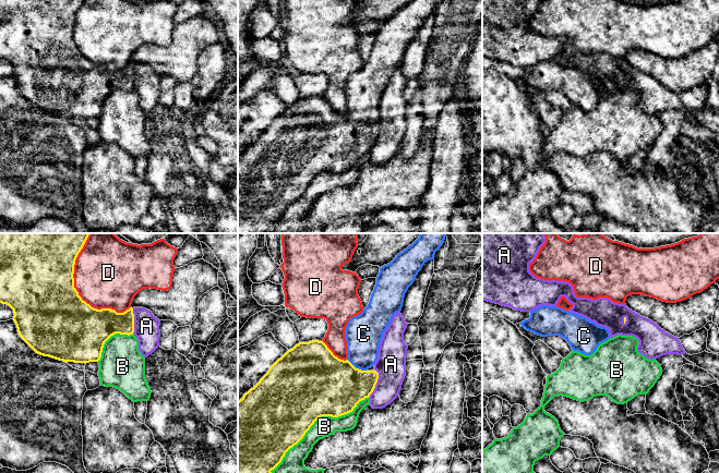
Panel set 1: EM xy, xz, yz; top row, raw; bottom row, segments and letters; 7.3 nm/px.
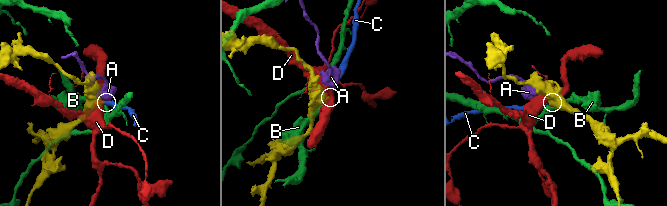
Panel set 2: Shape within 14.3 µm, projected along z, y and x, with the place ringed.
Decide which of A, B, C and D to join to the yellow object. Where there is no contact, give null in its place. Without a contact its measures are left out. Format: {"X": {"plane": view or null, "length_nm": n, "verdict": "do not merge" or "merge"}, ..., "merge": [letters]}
{"A": {"plane": "xz", "length_nm": 220, "verdict": "do not merge"}, "B": {"plane": "xz", "length_nm": 950, "verdict": "do not merge"}, "C": {"plane": "xz", "length_nm": 170, "verdict": "merge"}, "D": {"plane": "xy", "length_nm": 600, "verdict": "do not merge"}, "merge": ["C"]}

